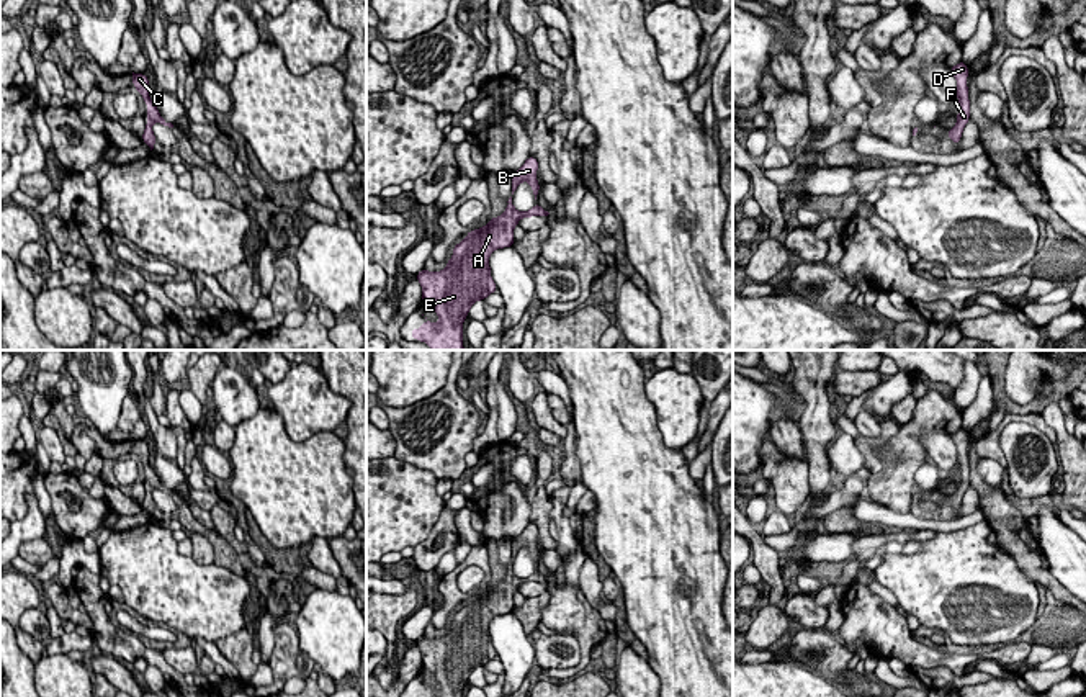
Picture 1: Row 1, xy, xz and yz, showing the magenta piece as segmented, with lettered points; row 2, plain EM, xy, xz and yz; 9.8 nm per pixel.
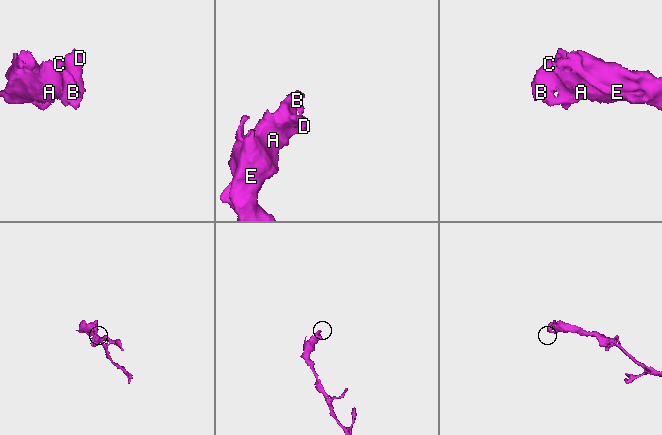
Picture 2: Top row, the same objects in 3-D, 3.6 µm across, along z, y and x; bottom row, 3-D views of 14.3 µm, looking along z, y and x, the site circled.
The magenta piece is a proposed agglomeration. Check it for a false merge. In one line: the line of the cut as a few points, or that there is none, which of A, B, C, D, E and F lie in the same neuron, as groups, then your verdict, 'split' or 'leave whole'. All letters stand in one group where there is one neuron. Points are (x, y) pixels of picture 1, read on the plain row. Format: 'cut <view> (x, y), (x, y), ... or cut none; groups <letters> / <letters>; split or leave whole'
cut none; groups A B C D E F; leave whole

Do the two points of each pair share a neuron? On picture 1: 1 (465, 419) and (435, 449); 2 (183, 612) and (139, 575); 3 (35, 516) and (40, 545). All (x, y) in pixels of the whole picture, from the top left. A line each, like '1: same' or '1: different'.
1: same
2: same
3: different

